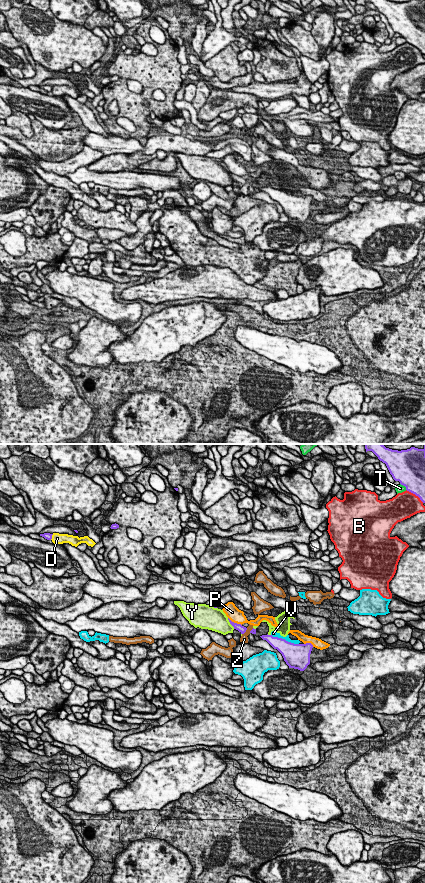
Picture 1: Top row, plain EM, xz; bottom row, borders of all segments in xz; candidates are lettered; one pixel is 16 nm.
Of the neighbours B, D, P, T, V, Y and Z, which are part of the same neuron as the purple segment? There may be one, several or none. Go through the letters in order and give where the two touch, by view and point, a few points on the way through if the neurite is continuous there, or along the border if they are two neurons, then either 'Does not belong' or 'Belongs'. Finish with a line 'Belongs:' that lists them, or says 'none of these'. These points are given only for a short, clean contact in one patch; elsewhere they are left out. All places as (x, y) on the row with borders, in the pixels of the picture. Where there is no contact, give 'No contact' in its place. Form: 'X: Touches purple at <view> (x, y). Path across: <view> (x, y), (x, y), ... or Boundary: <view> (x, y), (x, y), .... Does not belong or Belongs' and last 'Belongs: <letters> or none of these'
B: Touches purple at xz (415, 494). Does not belong
D: Touches purple at xz (51, 537). Does not belong
P: Touches purple at xz (235, 623). Does not belong
T: Touches purple at xz (404, 485). Does not belong
V: Touches purple at xz (284, 639). Does not belong
Y: Touches purple at xz (230, 623). Does not belong
Z: Touches purple at xz (245, 631). Boundary: xz (247, 628), (242, 634). Does not belong
Belongs: none of these

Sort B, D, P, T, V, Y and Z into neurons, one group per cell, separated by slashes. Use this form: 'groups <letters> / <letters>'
groups B Z / D / P / T / V / Y

